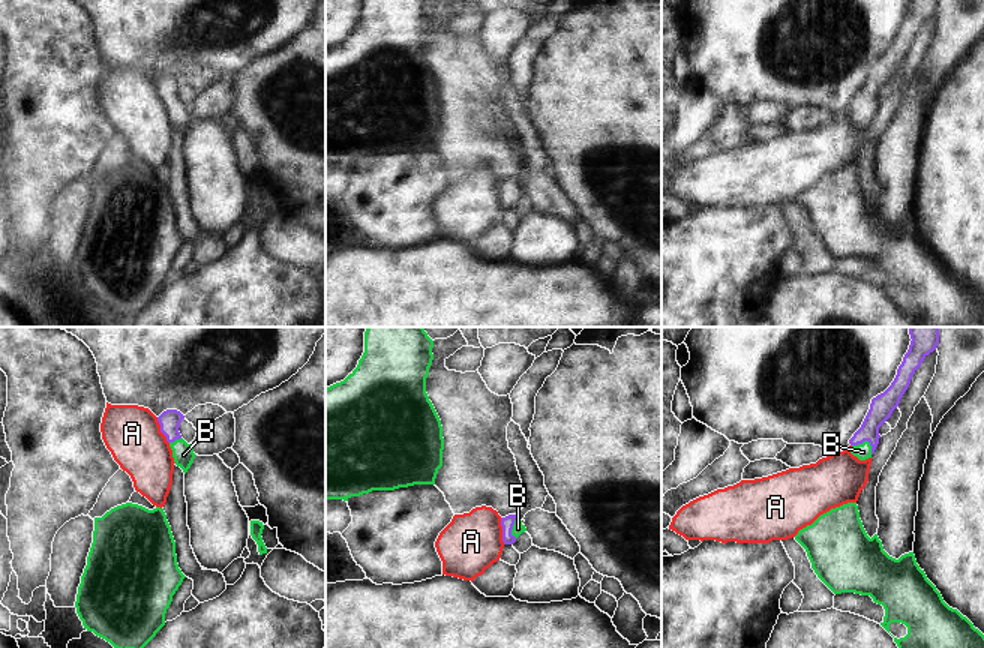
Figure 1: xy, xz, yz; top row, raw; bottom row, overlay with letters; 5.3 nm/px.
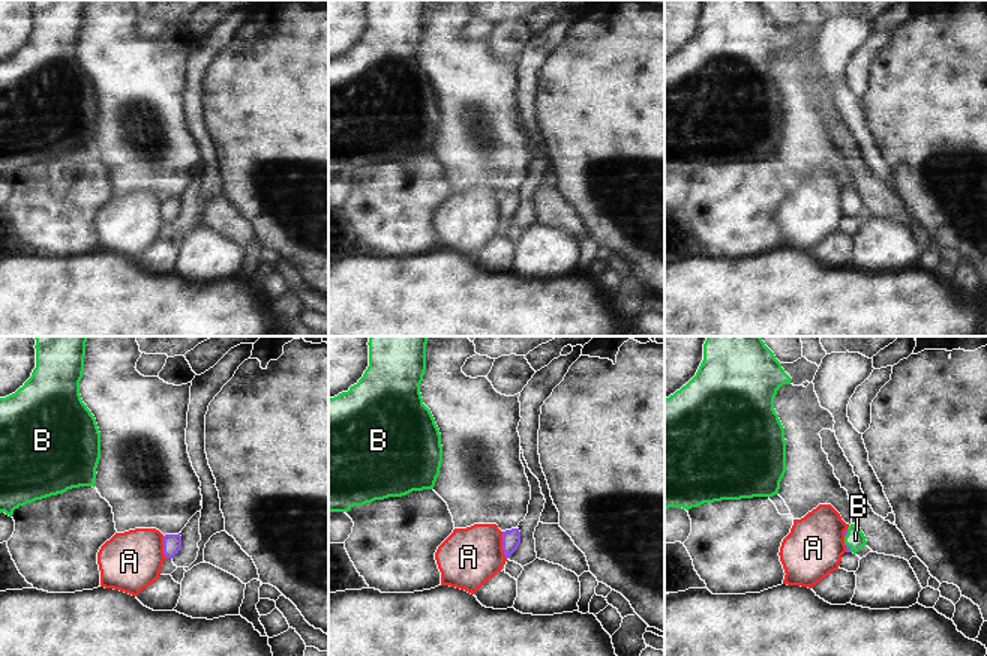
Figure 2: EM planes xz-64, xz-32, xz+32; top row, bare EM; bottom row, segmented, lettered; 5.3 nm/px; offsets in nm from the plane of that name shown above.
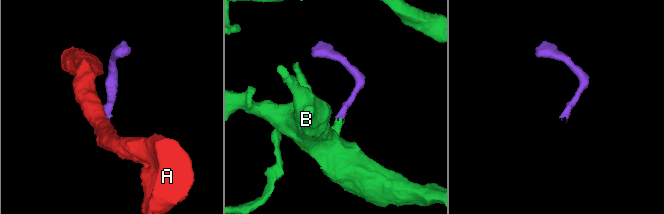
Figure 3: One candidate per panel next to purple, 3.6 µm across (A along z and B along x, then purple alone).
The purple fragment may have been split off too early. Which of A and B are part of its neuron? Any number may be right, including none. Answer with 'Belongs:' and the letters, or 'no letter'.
Belongs: B

